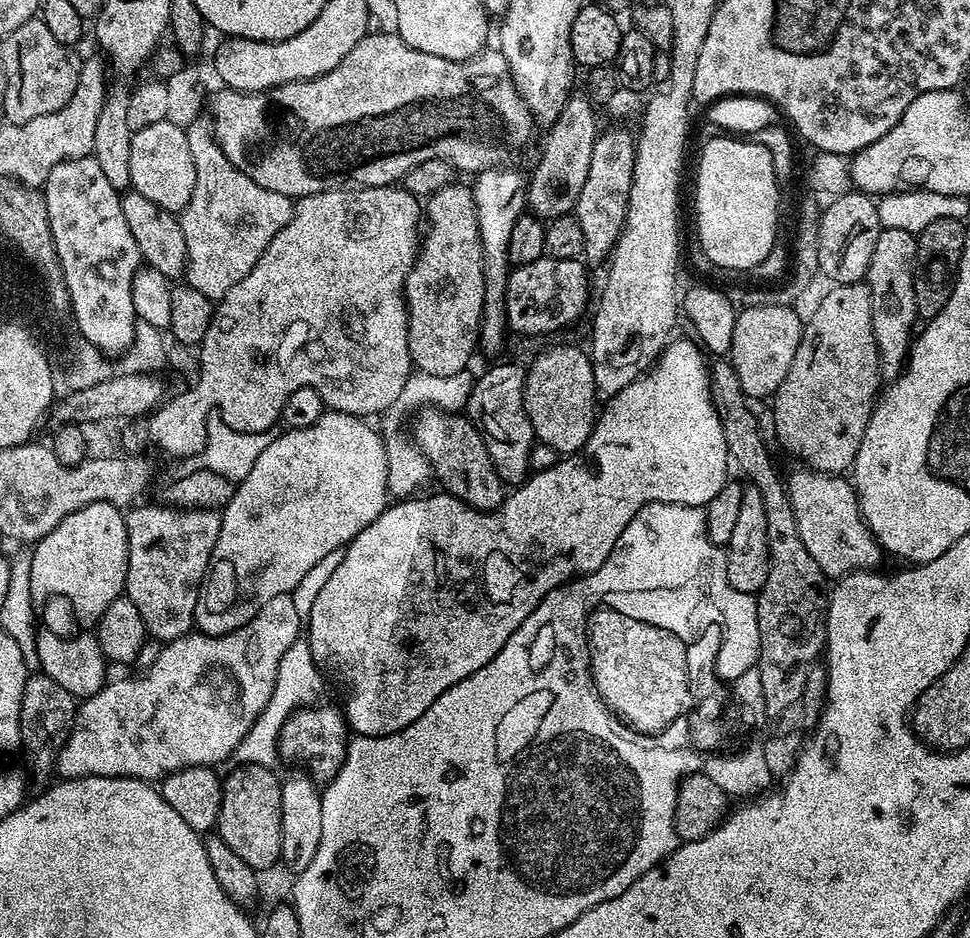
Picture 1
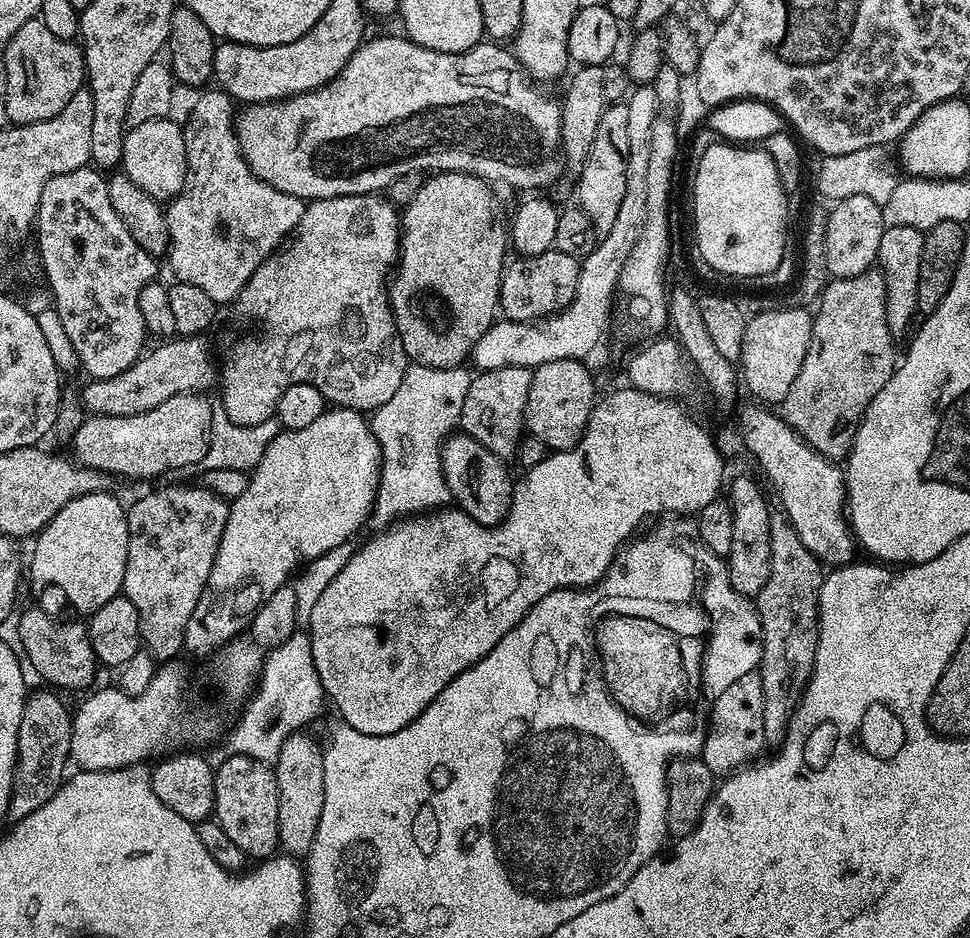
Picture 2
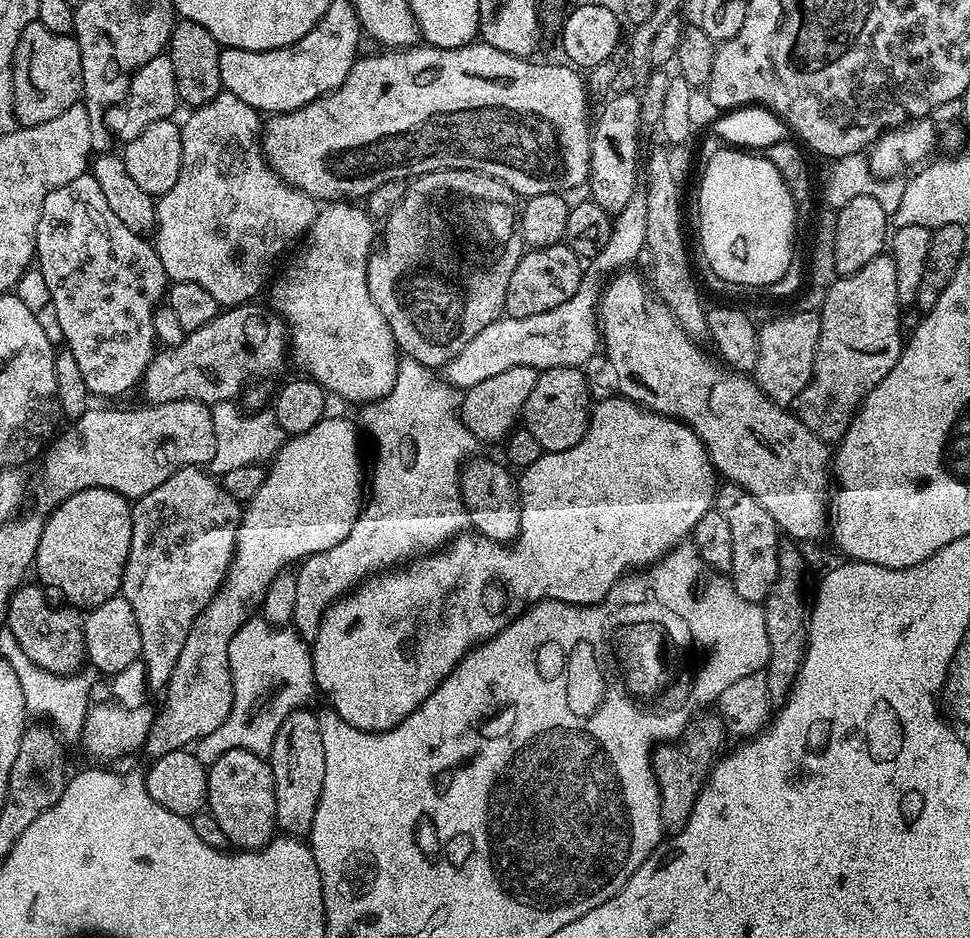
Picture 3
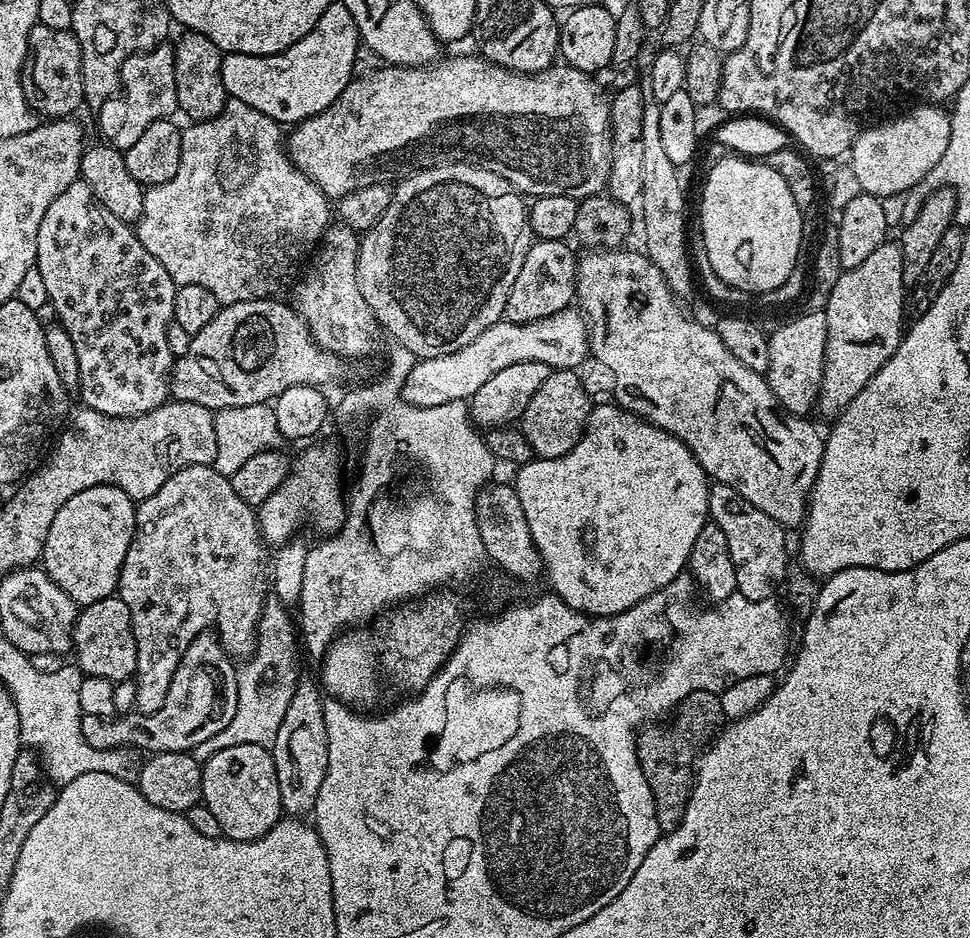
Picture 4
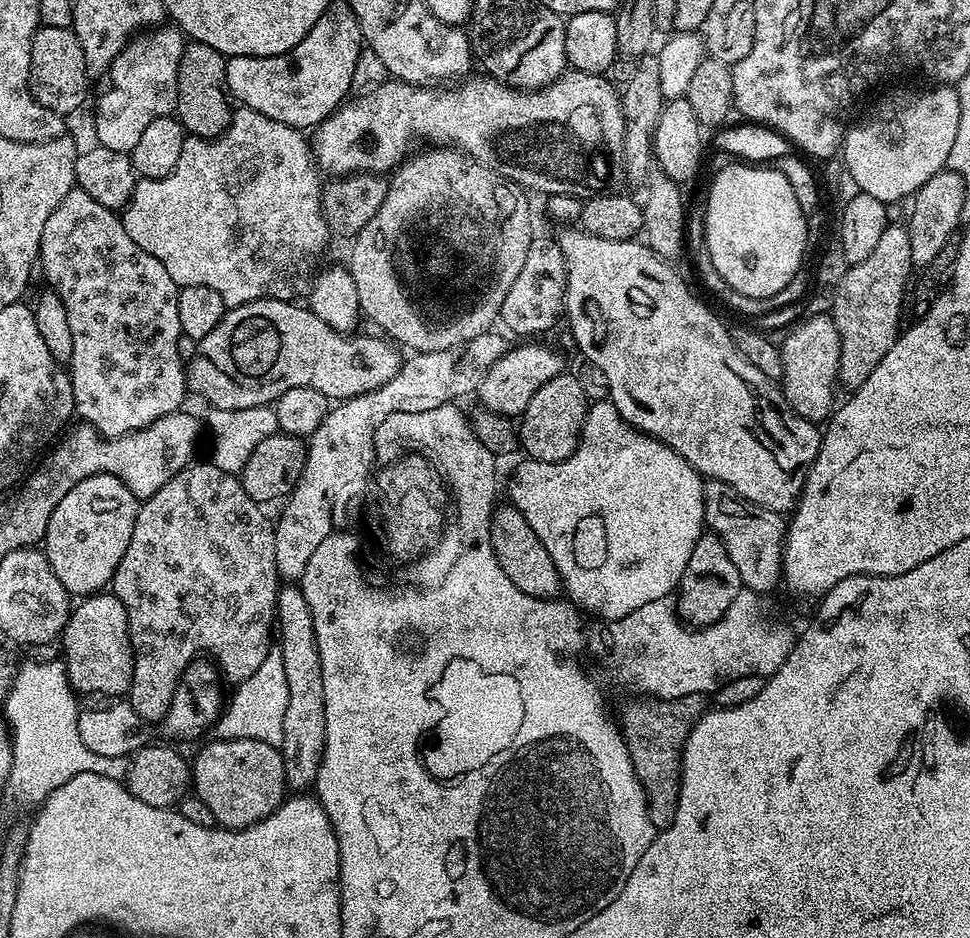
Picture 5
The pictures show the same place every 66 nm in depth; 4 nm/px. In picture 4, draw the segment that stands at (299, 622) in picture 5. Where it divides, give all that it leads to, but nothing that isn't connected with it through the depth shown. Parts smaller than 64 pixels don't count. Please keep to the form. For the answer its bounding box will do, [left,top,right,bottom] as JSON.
[270,679,328,818]

